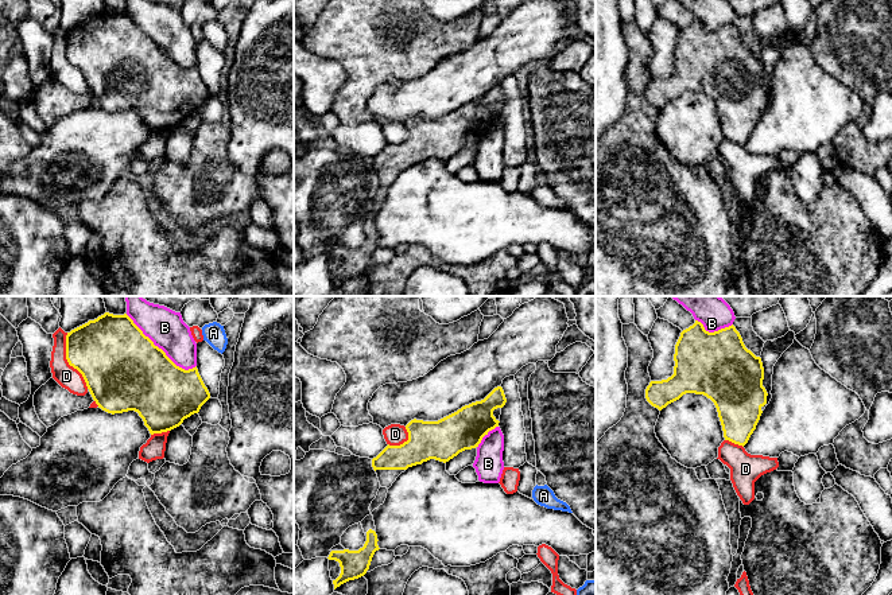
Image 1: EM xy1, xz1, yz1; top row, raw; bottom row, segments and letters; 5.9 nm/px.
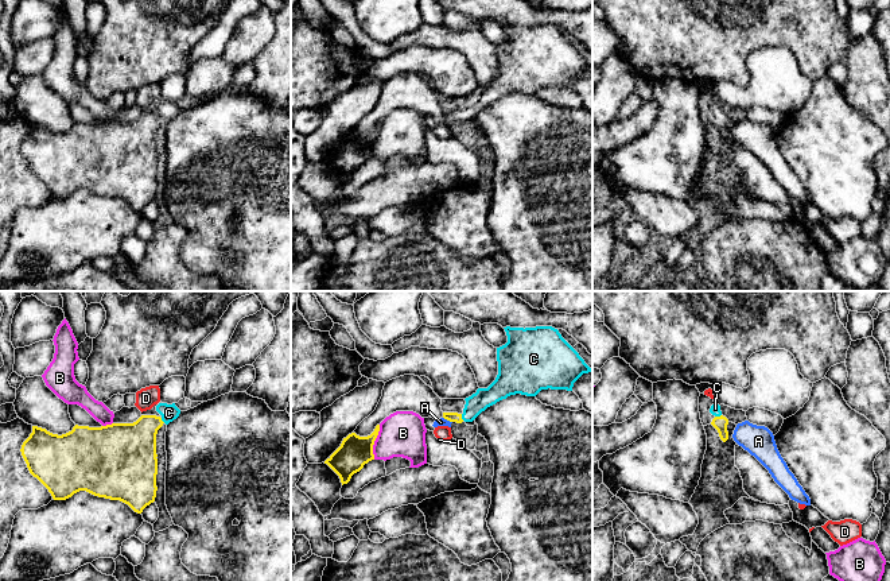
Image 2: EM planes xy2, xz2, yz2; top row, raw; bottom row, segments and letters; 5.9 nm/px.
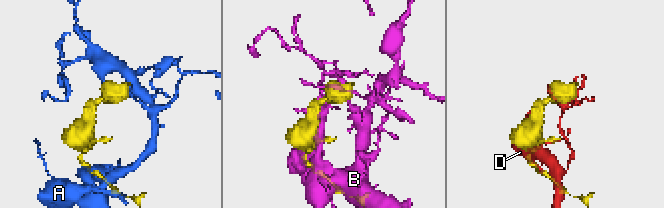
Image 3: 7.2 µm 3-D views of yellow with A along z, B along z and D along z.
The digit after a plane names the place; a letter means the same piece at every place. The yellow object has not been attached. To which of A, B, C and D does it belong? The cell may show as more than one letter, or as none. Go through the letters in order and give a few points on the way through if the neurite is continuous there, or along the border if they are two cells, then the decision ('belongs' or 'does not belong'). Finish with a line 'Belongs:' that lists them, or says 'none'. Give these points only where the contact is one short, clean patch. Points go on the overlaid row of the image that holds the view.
A: does not belong
B: does not belong
C: across xz2 (453, 417), (461, 417), (484, 398) | belongs
D: does not belong
Belongs: C

